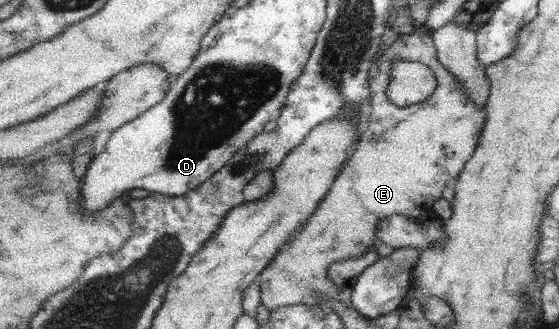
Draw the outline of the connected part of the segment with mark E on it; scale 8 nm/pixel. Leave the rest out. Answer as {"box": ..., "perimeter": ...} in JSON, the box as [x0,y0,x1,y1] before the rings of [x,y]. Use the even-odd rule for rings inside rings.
{"box":[258,28,487,313],"perimeter":[[[418,28],[416,31],[398,35],[374,62],[369,74],[371,96],[367,105],[365,130],[350,153],[350,162],[344,166],[329,195],[308,219],[308,224],[302,227],[302,234],[291,241],[284,252],[279,252],[268,268],[258,276],[260,304],[270,309],[271,313],[291,305],[317,306],[322,299],[338,300],[341,288],[329,277],[329,268],[335,262],[361,256],[375,246],[375,243],[379,243],[376,229],[380,220],[392,215],[404,215],[426,223],[436,218],[432,210],[434,204],[442,199],[444,188],[453,185],[472,159],[487,121],[486,111],[469,97],[465,86],[441,63],[437,54],[431,30],[428,28],[426,32],[426,28]],[[397,60],[418,61],[434,71],[439,83],[430,98],[404,108],[389,99],[387,90],[392,65]]]}

